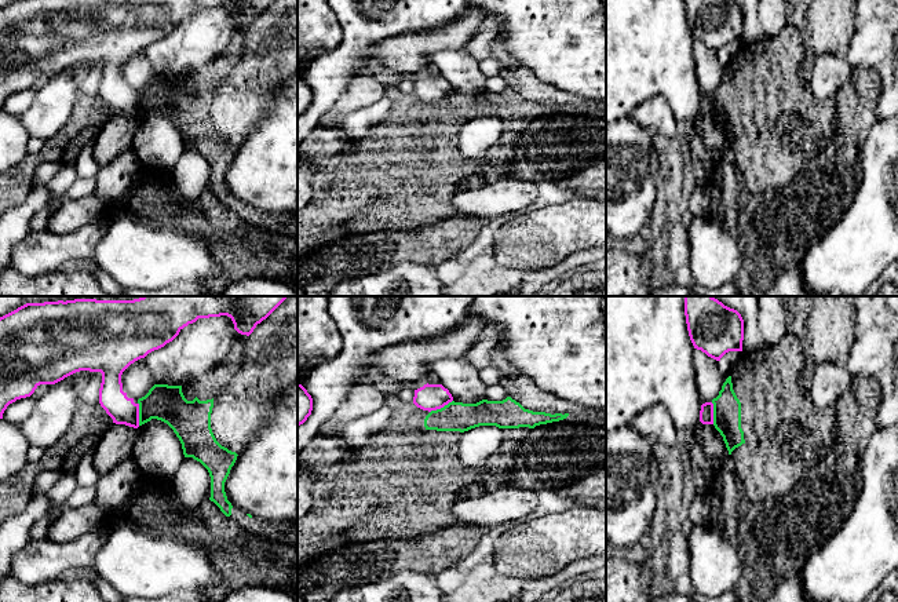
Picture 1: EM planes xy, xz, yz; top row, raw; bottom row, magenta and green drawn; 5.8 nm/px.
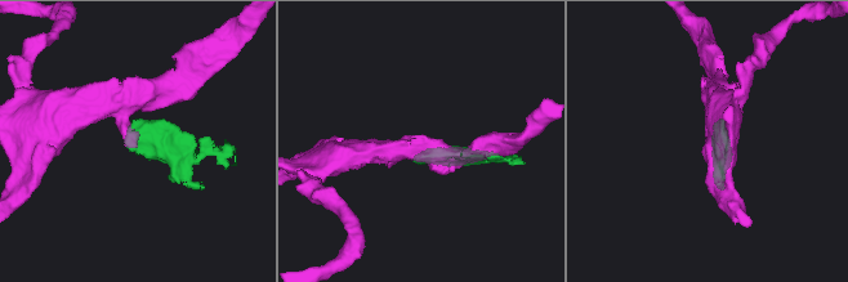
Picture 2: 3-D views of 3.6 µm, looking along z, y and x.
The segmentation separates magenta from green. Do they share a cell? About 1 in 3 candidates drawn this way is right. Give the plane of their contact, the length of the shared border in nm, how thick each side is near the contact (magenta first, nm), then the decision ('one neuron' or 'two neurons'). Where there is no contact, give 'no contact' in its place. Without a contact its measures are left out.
meets magenta in xz; contact 150 nm long; 160 nm thick on the magenta side, 180 nm on the other; two neurons

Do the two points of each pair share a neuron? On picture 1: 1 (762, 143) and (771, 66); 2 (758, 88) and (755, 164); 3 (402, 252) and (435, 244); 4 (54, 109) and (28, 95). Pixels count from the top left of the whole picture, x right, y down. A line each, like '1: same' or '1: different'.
1: same
2: same
3: same
4: different

